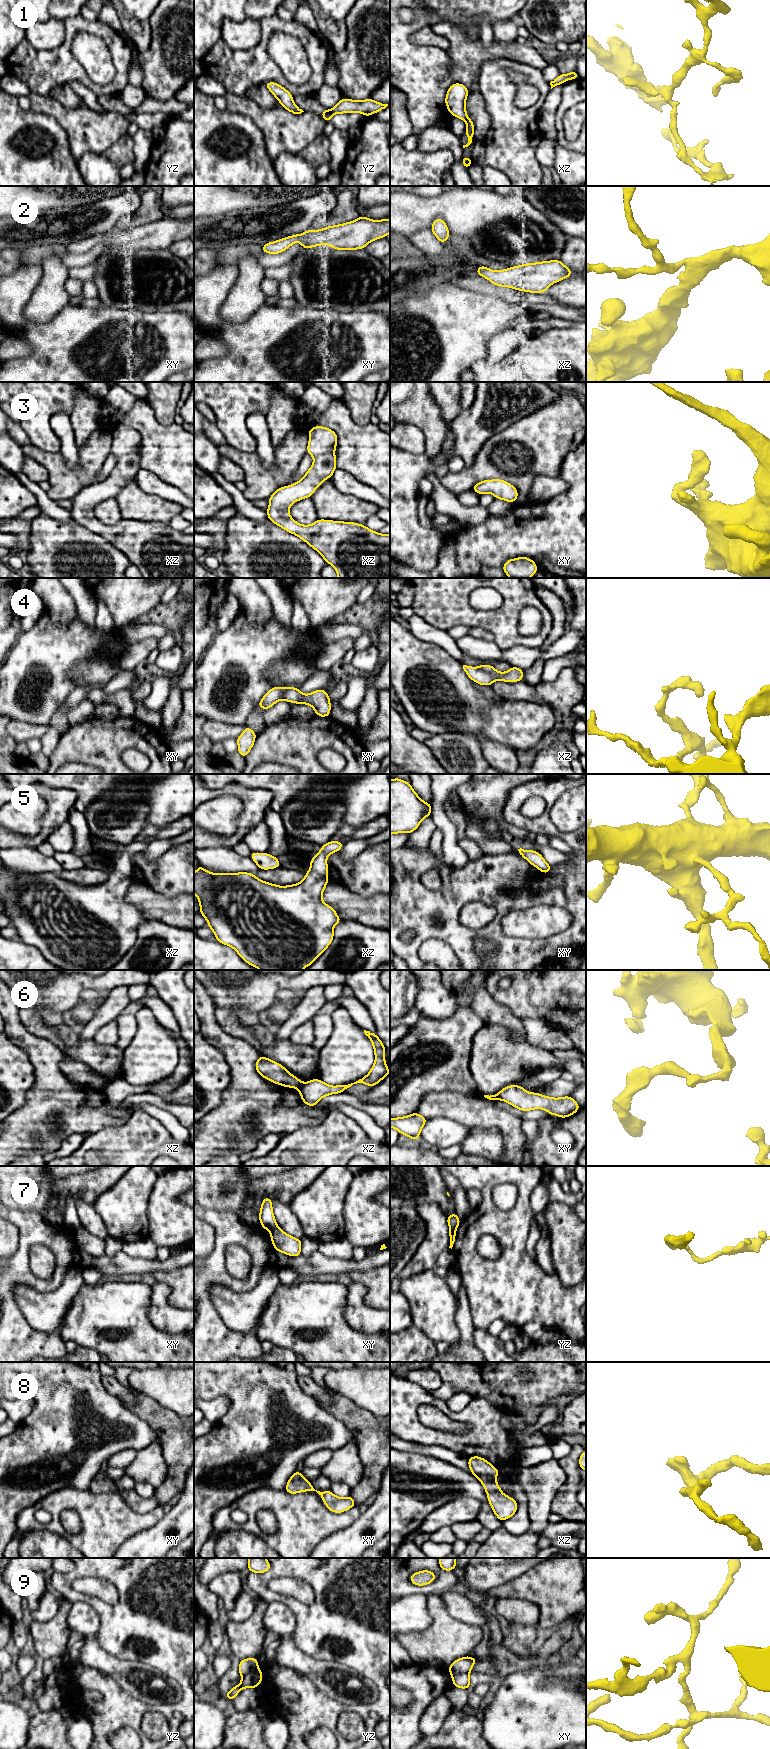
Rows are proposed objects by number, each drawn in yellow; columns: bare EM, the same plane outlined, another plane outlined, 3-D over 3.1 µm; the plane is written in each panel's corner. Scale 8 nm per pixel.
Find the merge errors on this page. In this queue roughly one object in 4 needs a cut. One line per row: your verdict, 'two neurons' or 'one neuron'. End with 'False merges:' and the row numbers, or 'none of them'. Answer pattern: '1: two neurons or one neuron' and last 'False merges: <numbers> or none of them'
1: two neurons
2: one neuron
3: one neuron
4: two neurons
5: one neuron
6: two neurons
7: two neurons
8: one neuron
9: two neurons
False merges: 1, 4, 6, 7, 9

